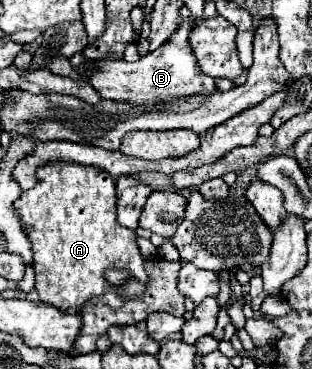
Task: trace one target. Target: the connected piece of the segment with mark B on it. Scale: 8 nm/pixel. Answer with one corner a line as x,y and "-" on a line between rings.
188,17
180,23
178,31
164,43
164,47
140,57
136,63
128,63
124,59
104,59
98,65
98,71
92,75
92,87
104,97
120,103
134,105
160,105
174,103
176,99
188,99
196,95
210,97
216,93
216,83
212,77
200,73
196,65
196,57
188,45
188,33
192,29
194,17

